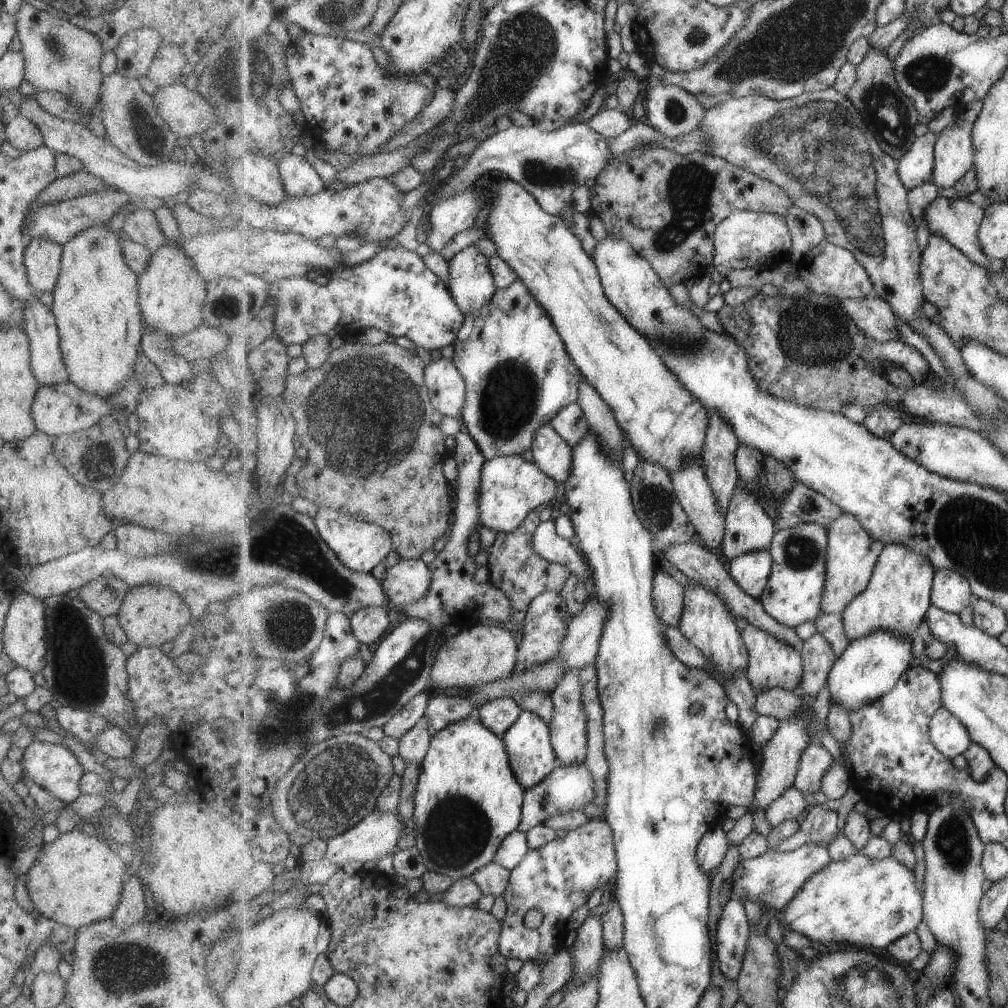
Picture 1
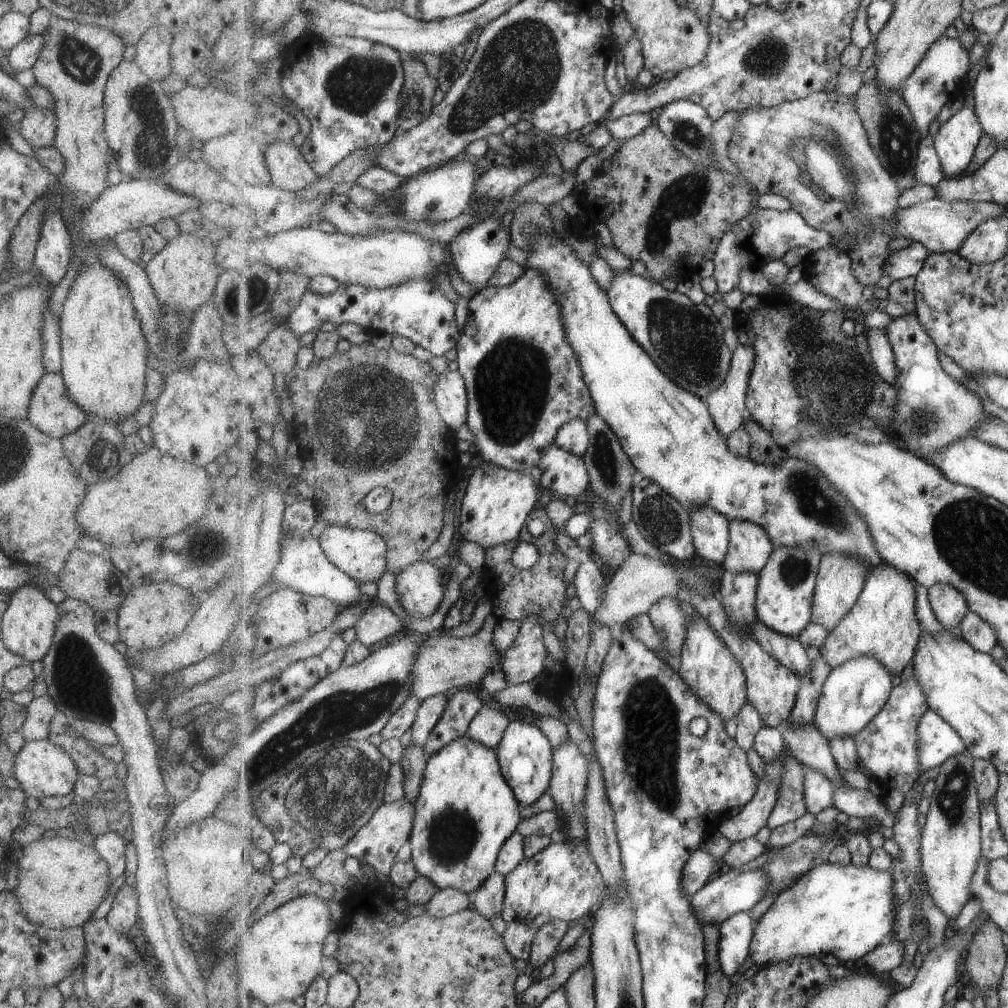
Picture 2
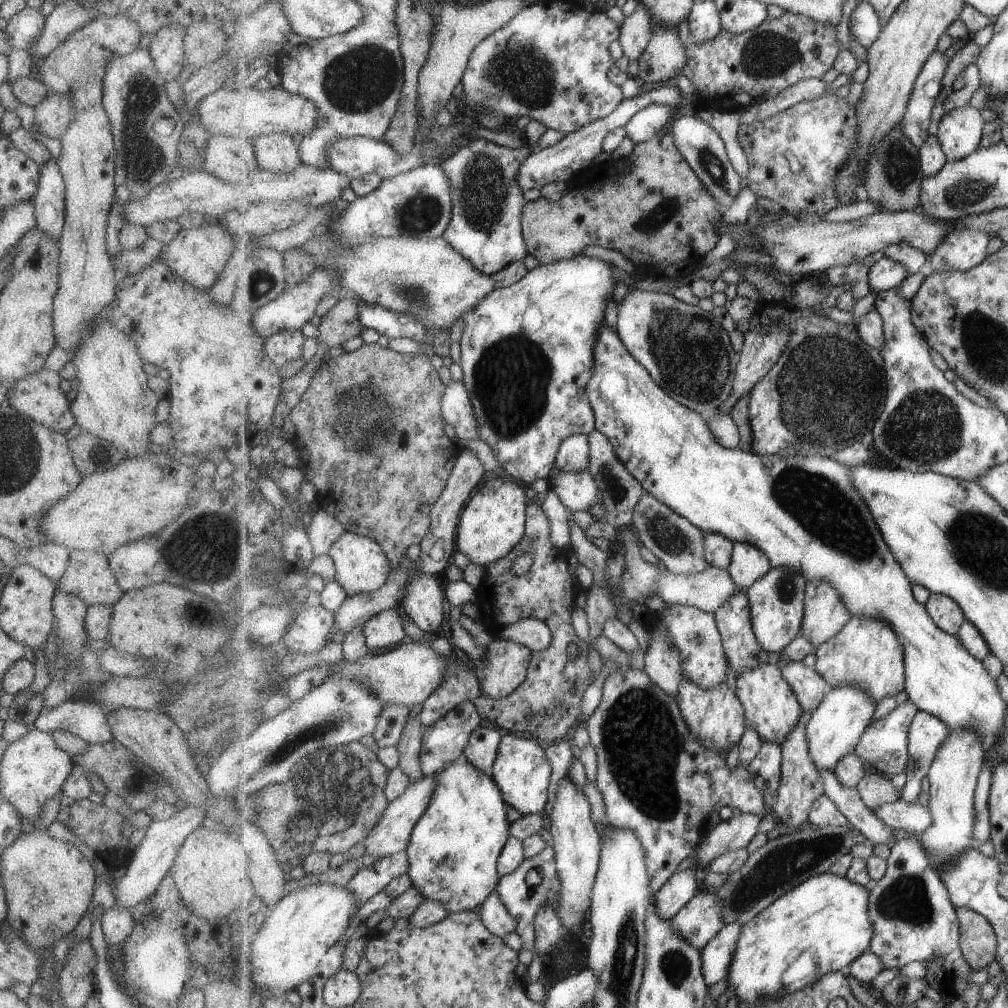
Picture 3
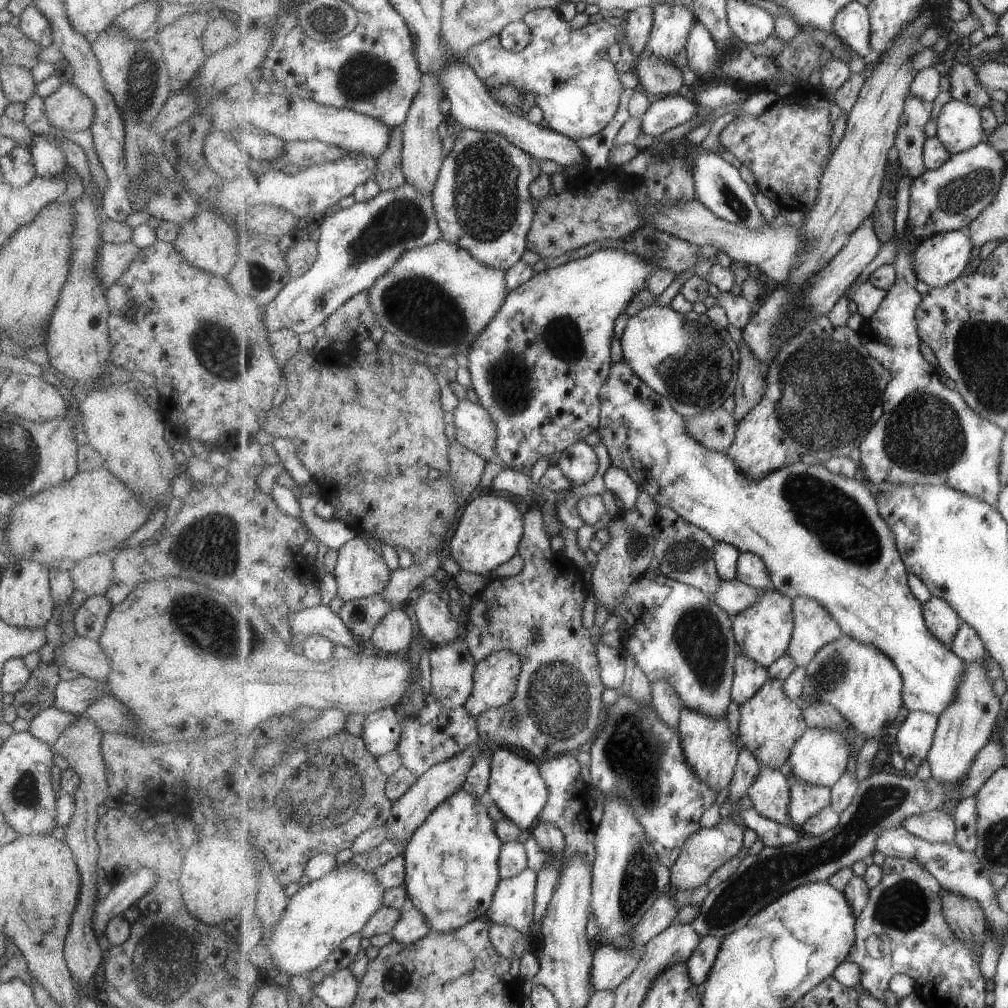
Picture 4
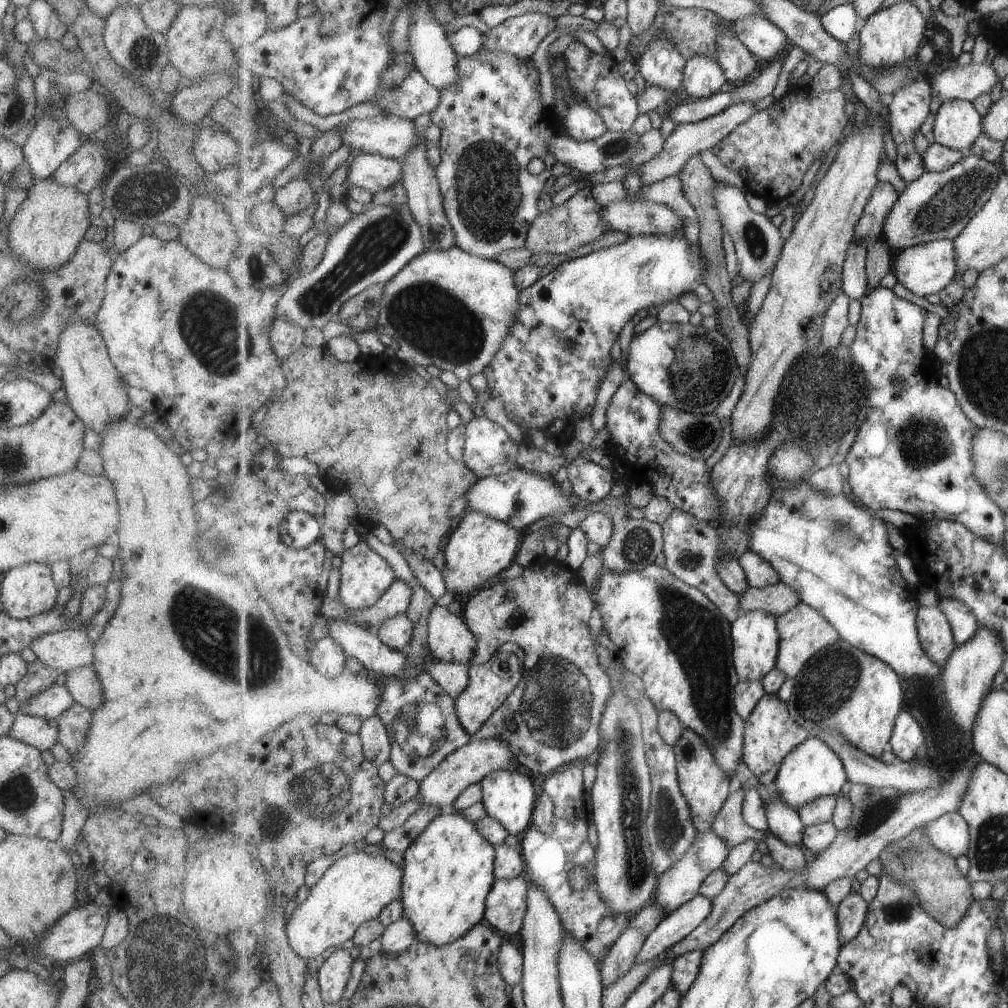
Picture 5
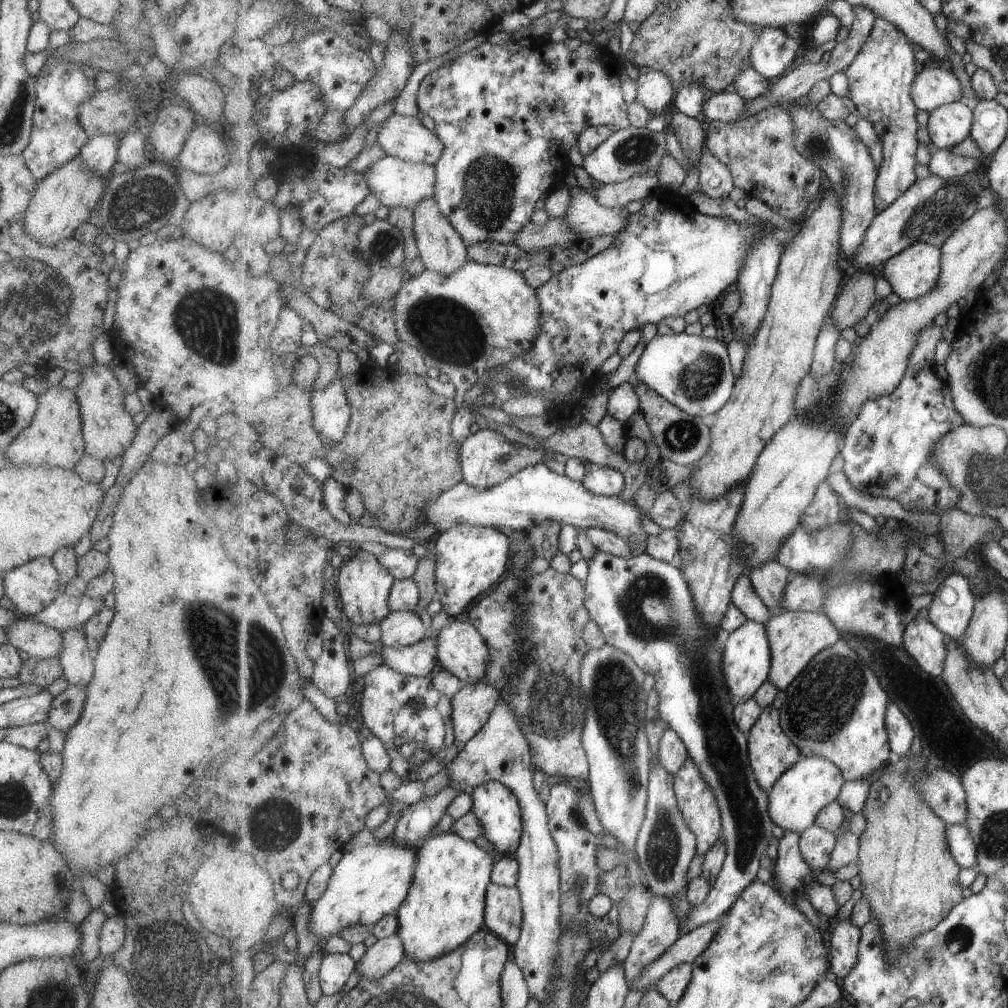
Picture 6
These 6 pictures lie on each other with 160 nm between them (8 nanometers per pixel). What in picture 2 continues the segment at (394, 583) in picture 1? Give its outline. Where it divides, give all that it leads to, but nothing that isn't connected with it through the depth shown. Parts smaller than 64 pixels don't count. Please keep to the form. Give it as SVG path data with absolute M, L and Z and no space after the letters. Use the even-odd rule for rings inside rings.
M417 561L395 578L395 593L409 616L419 620L437 612L445 586L442 569L436 564Z

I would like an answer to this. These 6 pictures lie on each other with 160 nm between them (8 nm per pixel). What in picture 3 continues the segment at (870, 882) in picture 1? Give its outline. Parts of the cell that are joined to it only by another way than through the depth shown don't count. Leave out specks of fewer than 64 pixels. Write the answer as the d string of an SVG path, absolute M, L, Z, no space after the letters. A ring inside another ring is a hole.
M827 871L814 876L798 887L786 892L765 911L761 911L751 922L743 925L742 936L731 962L727 991L724 999L736 995L737 1004L759 1005L763 1000L780 999L787 993L803 990L817 983L825 975L840 971L863 953L867 952L874 938L874 924L870 919L871 886L857 884L847 877Z

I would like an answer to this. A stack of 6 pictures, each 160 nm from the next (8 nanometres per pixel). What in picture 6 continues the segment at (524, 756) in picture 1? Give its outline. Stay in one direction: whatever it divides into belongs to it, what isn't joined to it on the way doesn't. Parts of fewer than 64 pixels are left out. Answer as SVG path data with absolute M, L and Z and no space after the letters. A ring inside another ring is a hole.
M499 781L481 783L471 790L471 793L474 800L472 811L482 822L485 838L495 846L498 856L503 854L515 855L522 843L524 829L522 807L516 793Z

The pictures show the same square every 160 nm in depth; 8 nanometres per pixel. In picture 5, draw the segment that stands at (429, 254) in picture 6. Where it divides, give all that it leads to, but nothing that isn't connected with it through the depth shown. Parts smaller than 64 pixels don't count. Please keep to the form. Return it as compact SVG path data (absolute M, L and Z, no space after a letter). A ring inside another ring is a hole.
M421 115L414 121L422 136L422 142L416 147L415 151L403 159L404 187L408 192L408 207L412 210L413 216L417 219L423 231L425 251L446 251L451 247L457 246L458 238L444 207L440 182L437 176L437 167L434 167L428 159L428 150L431 145L425 142L423 136L425 130L427 130L427 126L432 122L432 115Z

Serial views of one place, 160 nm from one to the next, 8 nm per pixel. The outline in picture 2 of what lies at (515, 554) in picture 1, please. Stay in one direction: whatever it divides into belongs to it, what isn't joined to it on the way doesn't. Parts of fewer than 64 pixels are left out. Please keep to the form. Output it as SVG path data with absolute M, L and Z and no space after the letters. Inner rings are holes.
M540 506L535 507L535 512L531 512L531 516L527 518L527 528L523 528L519 540L533 543L539 550L539 560L531 567L526 570L519 570L513 562L511 562L511 554L515 550L518 541L503 543L485 550L485 563L483 566L482 572L482 587L485 593L485 596L493 604L492 613L500 620L523 620L529 615L537 615L543 618L543 620L551 621L553 623L553 632L559 636L560 641L564 644L565 650L567 652L566 643L565 643L565 630L567 630L567 619L563 617L563 608L567 605L567 581L565 581L565 568L567 568L567 562L569 562L569 557L565 556L557 542L555 542L555 536L557 536L556 526L554 522L549 518L548 512L545 508ZM531 520L543 520L547 524L547 528L551 530L544 532L538 538L533 537L533 534L529 532L529 522Z

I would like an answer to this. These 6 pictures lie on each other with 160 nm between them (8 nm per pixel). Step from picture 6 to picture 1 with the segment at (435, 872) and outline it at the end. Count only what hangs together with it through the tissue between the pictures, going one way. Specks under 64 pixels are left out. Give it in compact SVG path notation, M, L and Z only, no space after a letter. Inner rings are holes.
M477 715L467 717L446 726L432 738L421 765L412 821L415 846L426 858L429 871L443 873L454 881L471 877L494 861L503 840L522 823L526 788L511 766L506 741L487 728Z

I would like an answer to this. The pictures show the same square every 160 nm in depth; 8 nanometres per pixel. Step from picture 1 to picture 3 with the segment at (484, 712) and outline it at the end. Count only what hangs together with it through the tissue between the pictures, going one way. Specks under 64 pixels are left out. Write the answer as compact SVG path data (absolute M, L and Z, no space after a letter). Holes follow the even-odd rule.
M481 726L472 732L464 755L466 760L480 771L494 776L494 764L502 741L501 732L491 726Z

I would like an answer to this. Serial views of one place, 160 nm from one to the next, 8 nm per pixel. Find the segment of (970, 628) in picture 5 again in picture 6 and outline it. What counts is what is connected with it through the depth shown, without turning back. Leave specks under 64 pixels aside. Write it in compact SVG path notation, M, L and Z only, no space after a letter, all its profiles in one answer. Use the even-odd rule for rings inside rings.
M953 573L945 578L929 600L928 619L949 639L962 640L965 631L969 628L977 601L970 581L965 576ZM942 588L955 588L957 592L955 604L949 606L943 602L940 592Z

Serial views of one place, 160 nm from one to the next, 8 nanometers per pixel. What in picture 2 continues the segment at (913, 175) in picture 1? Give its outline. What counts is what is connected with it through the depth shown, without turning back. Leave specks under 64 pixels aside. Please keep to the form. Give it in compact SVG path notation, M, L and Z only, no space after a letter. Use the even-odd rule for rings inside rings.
M927 135L920 142L919 148L915 169L917 182L935 188L946 177L936 149L936 137Z

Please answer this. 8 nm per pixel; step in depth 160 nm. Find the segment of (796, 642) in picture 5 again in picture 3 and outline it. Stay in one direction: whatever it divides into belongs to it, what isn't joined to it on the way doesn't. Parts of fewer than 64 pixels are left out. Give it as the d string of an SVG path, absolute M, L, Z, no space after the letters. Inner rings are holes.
M814 581L807 585L806 615L801 635L805 635L816 650L838 635L853 618L840 592L831 583Z

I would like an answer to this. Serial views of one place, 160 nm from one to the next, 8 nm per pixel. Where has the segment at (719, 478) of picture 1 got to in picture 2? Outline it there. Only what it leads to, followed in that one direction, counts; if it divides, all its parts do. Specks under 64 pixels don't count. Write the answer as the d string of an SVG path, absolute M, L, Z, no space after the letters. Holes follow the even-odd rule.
M739 344L726 382L706 400L715 424L727 438L743 427L746 420L753 418L747 406L747 395L755 363L756 350L752 346Z

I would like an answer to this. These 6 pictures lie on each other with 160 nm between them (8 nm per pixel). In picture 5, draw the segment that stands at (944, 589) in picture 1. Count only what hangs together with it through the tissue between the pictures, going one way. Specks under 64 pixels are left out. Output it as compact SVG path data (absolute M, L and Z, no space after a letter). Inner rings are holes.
M939 603L931 607L919 608L917 617L923 648L944 668L957 647L950 618Z

